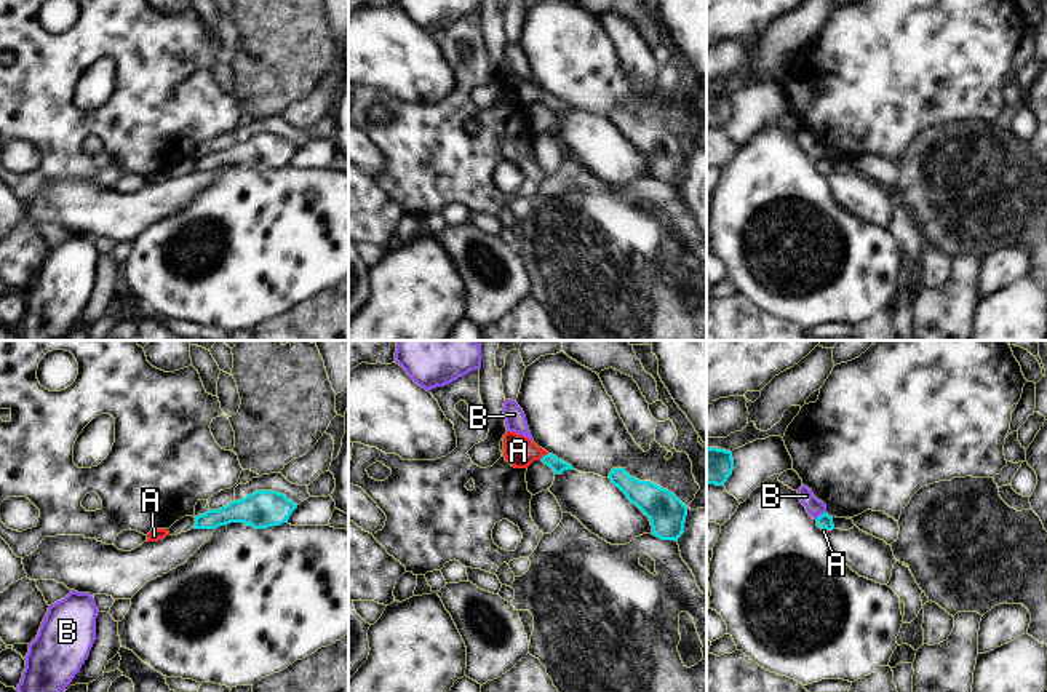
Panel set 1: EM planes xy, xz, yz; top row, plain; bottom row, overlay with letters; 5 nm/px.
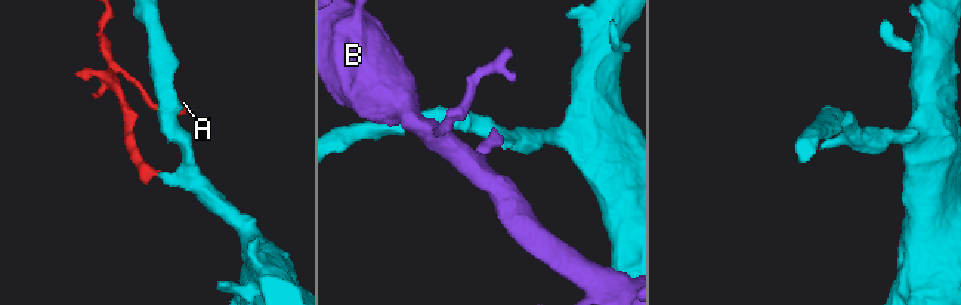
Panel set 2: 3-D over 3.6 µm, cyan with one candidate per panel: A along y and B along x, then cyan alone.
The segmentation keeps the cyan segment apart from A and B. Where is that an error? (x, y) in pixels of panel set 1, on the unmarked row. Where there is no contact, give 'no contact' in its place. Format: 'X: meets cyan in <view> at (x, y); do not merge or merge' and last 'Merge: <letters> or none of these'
A: meets cyan in xz at (544, 98); merge
B: meets cyan in yz at (820, 157); do not merge
Merge: A

